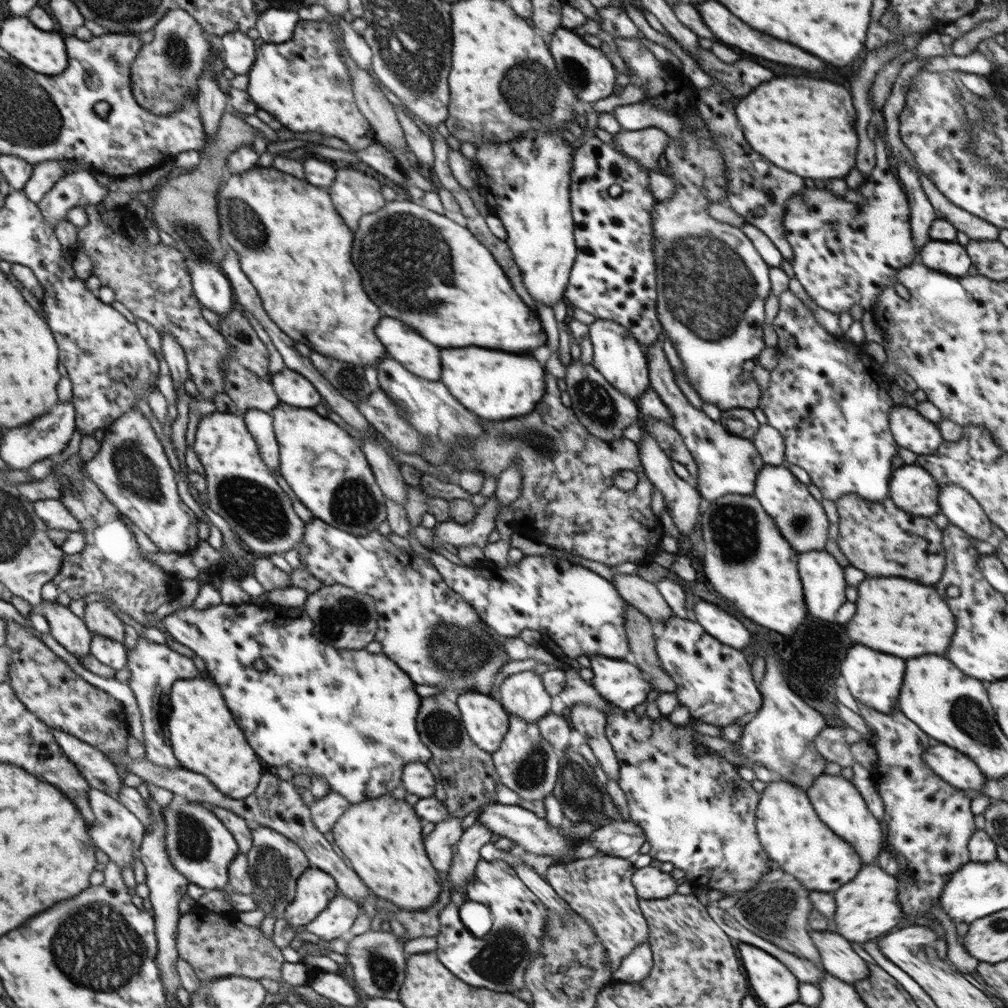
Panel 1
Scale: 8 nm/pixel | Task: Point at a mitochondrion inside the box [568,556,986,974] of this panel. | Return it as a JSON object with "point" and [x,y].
{"point":[768,912]}

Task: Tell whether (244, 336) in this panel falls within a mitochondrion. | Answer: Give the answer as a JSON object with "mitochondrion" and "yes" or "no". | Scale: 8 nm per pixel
{"mitochondrion":"yes"}

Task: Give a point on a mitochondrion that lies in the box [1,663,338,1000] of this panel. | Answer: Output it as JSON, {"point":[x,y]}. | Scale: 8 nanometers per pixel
{"point":[96,947]}

